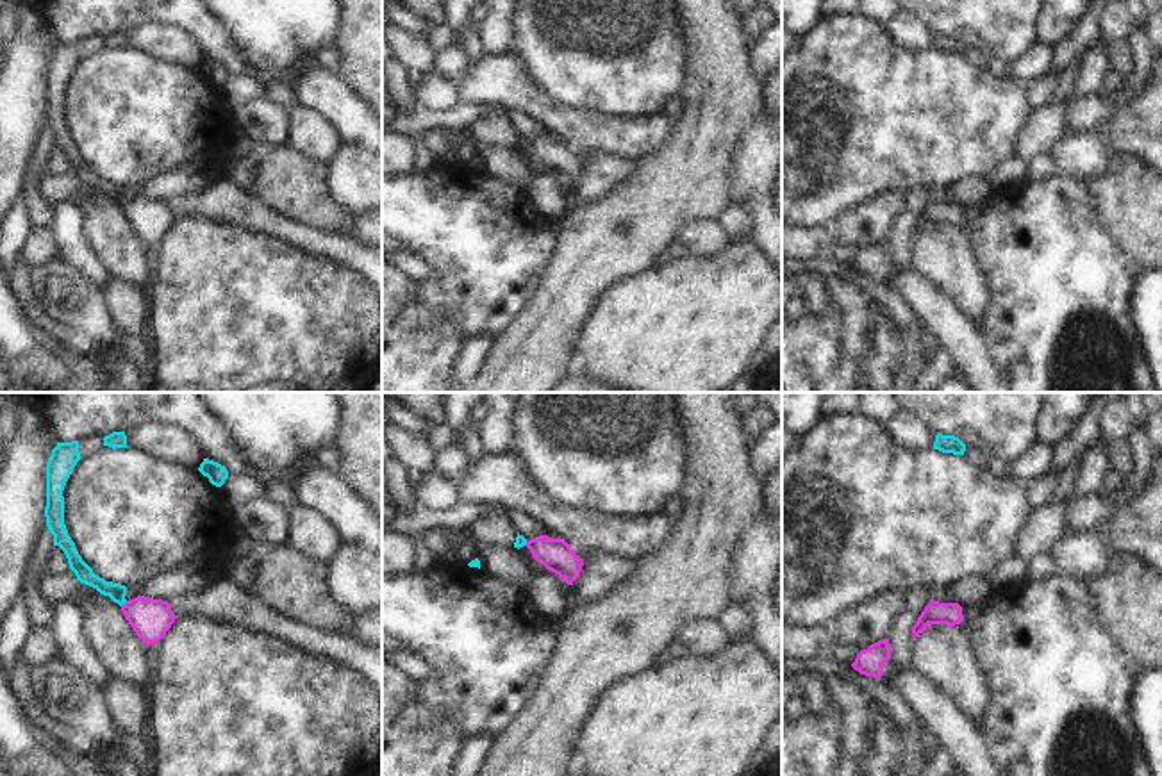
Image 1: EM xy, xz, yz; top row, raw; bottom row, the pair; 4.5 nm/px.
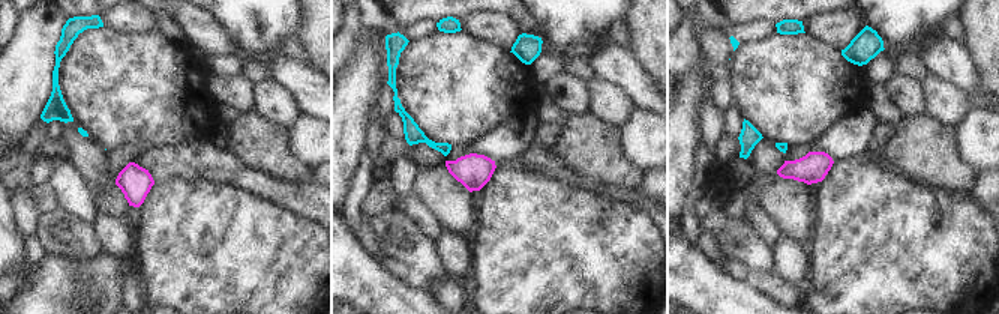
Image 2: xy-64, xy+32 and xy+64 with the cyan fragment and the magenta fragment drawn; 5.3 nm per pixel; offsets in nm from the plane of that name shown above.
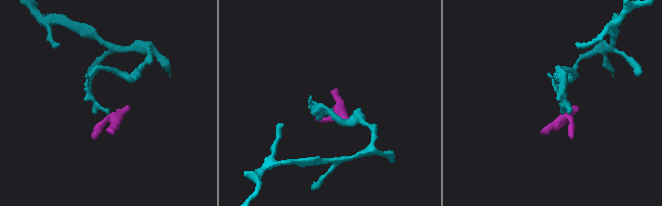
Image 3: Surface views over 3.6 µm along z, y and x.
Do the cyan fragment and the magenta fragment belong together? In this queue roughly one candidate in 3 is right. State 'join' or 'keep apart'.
keep apart

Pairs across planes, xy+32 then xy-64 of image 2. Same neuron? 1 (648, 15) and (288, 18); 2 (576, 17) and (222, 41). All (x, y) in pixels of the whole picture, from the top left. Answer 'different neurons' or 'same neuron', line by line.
1: different neurons
2: different neurons

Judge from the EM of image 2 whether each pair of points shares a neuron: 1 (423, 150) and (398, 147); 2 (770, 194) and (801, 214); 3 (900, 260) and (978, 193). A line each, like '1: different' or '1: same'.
1: same
2: same
3: different

